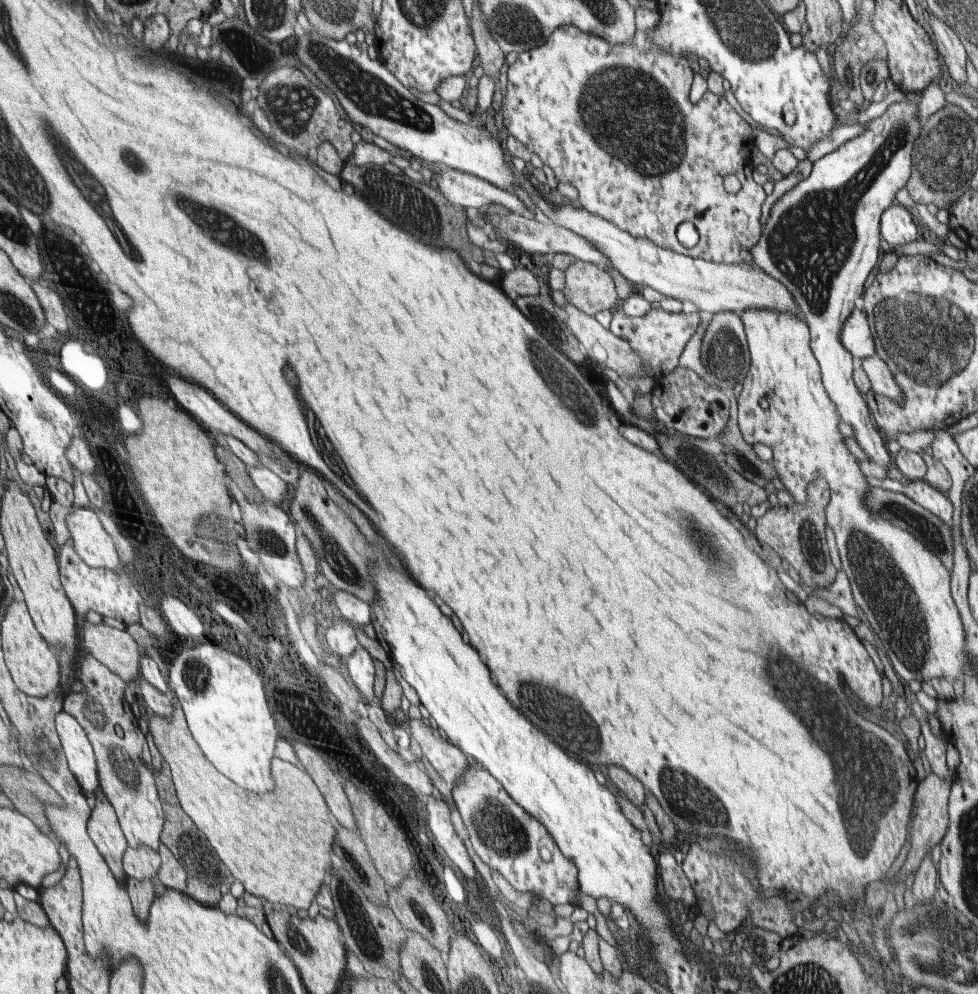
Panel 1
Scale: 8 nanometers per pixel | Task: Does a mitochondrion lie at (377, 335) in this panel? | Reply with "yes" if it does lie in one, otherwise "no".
no

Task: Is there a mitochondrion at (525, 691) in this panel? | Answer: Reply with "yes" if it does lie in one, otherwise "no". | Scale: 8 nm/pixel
yes

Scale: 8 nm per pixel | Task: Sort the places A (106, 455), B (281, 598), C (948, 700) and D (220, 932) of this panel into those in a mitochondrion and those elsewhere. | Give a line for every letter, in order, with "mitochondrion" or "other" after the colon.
A: other
B: other
C: other
D: other

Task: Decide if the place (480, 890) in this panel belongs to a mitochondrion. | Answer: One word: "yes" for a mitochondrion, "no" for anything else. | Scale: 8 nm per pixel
no

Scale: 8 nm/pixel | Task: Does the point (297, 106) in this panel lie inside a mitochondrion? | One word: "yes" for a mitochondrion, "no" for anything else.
yes

